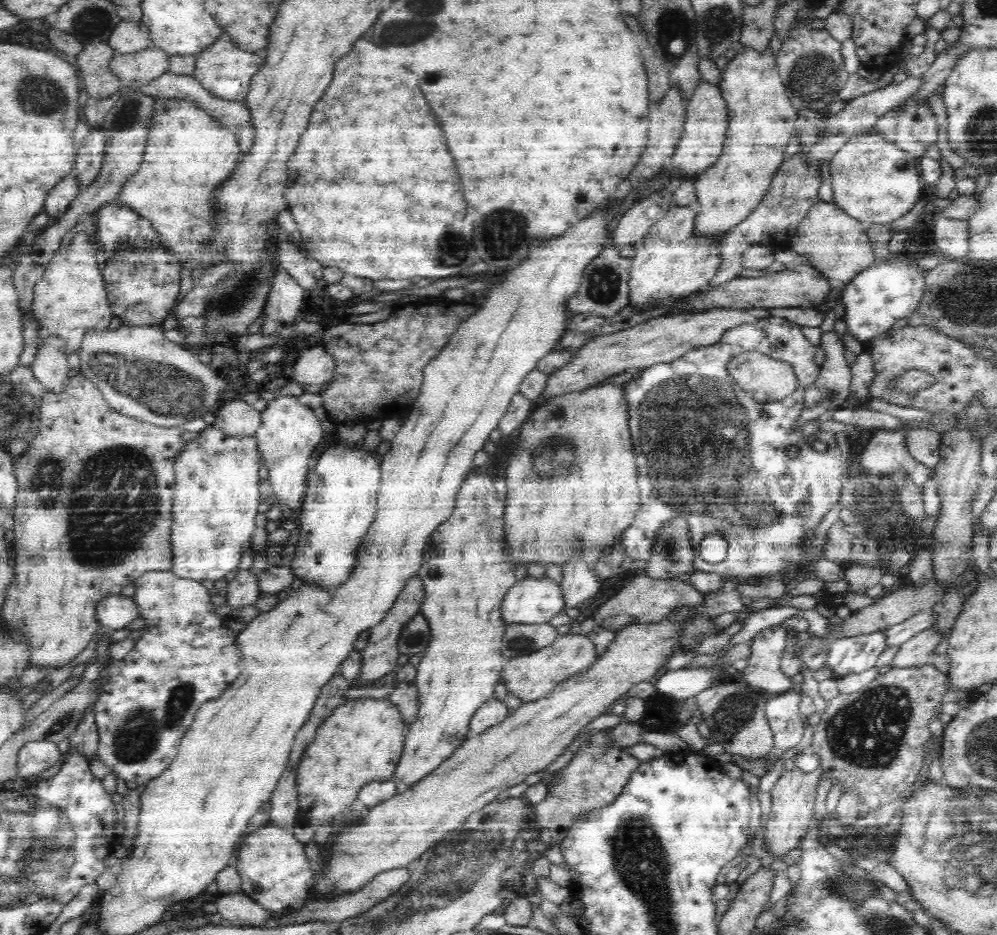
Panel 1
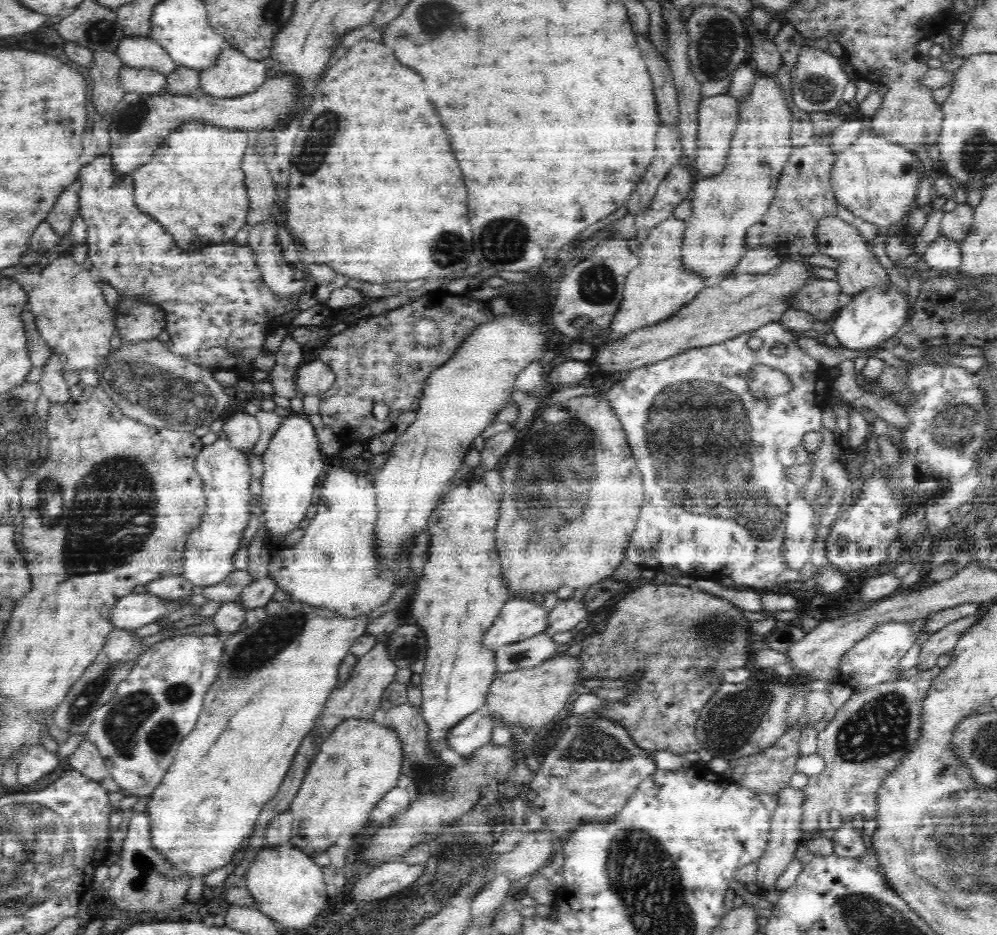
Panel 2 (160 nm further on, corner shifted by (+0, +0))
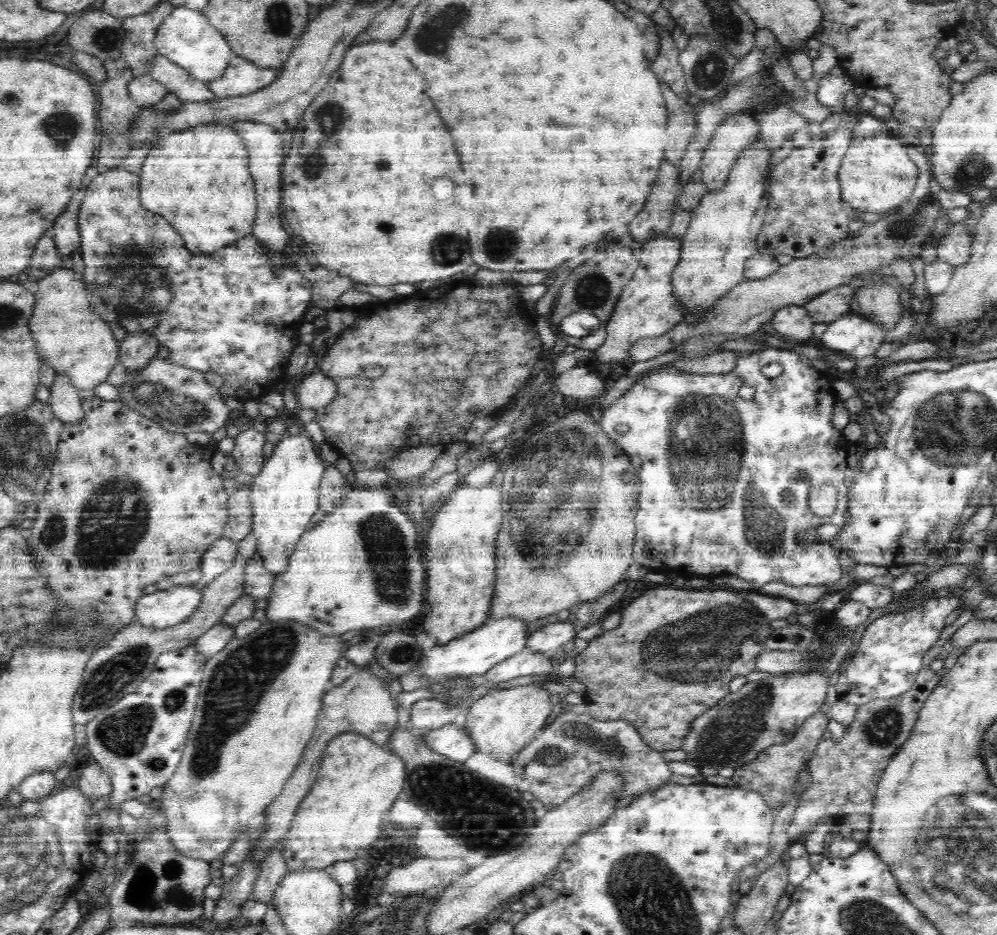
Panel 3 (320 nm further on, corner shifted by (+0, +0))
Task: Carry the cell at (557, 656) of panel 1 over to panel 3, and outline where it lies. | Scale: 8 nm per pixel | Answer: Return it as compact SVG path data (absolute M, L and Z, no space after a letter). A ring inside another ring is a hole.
M515 686L510 690L494 691L476 700L460 722L470 735L475 749L492 755L496 760L511 764L516 752L529 745L546 726L550 714L550 694L534 686Z

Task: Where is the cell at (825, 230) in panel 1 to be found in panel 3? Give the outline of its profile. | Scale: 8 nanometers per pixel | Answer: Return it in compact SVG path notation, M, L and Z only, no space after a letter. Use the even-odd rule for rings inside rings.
M876 284L874 288L860 288L852 298L851 312L868 318L879 318L887 328L893 329L902 316L900 295L890 286Z

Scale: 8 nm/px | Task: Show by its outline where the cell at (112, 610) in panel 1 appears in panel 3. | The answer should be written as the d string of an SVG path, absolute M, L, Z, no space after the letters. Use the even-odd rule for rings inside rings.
M172 587L140 596L134 606L136 622L145 627L168 628L190 618L202 602L202 589L198 587Z

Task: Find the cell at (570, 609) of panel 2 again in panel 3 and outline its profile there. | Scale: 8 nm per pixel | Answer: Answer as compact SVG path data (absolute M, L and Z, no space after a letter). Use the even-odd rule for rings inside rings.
M570 620L555 623L541 623L533 631L525 648L535 649L549 655L560 654L561 646L576 637L574 624Z

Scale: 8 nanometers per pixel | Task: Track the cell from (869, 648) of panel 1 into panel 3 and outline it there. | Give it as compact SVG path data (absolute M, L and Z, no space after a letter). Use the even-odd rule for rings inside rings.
M951 594L948 597L930 598L924 607L906 613L873 617L863 632L857 653L846 669L838 674L834 684L838 698L860 707L877 697L894 697L908 692L915 683L918 671L923 668L924 654L938 642L946 626L946 618L960 604L959 596Z

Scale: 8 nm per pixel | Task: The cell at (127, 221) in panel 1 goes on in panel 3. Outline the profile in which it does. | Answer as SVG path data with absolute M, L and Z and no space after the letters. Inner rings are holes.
M112 164L112 168L99 166L99 171L96 176L92 176L92 180L86 181L86 186L83 189L86 196L80 207L79 214L79 237L81 255L84 260L83 279L86 281L87 288L90 289L90 301L94 311L103 318L104 322L112 326L120 326L128 333L136 332L152 332L156 333L156 338L159 338L160 346L166 346L170 351L168 360L174 362L176 365L184 365L187 368L198 371L214 371L220 374L223 378L224 385L219 388L220 395L224 400L232 398L232 400L256 400L270 392L275 392L276 386L280 382L286 381L286 370L290 362L290 356L295 349L295 342L293 338L298 334L300 324L303 323L311 313L308 304L312 302L312 283L308 278L304 277L302 271L295 268L295 263L288 261L286 255L283 256L283 269L280 272L274 273L272 271L272 263L268 259L268 249L262 247L260 241L250 235L234 244L228 245L216 252L193 254L184 246L184 239L176 236L176 229L166 222L155 212L150 212L140 204L140 185L139 175L134 172L128 172L127 169L120 168L121 164Z

